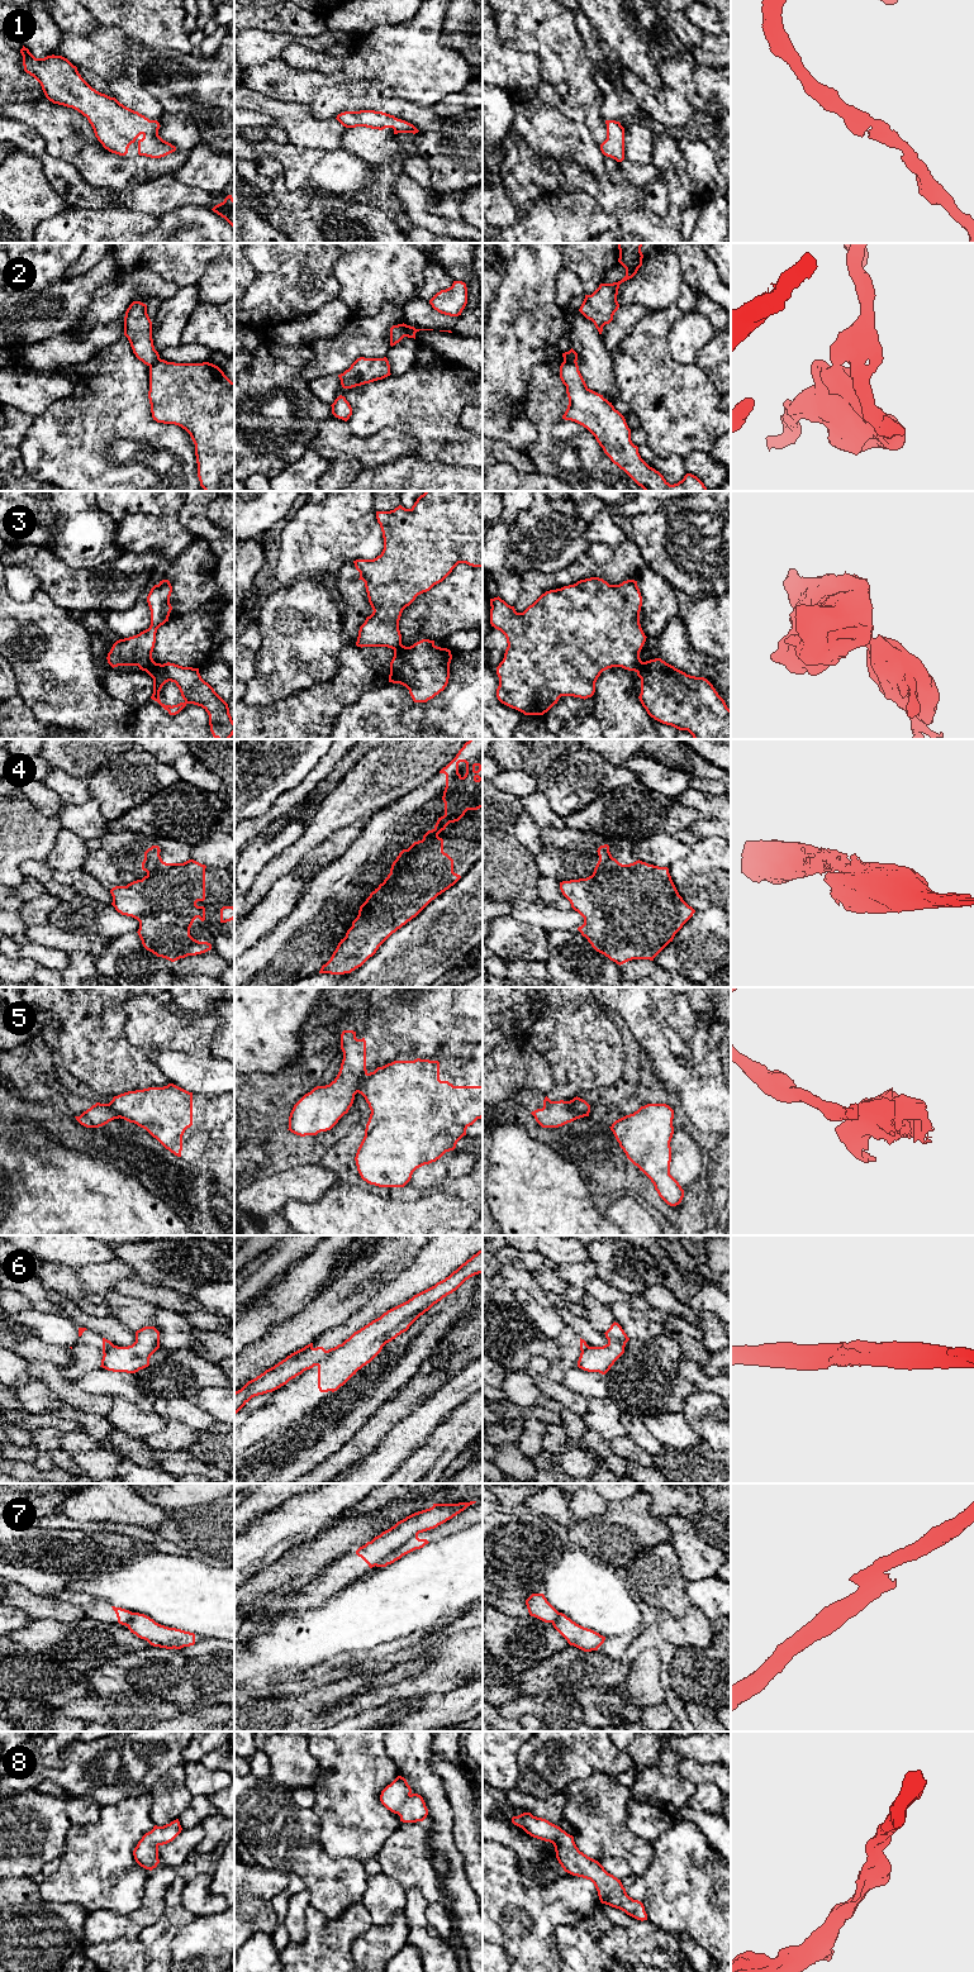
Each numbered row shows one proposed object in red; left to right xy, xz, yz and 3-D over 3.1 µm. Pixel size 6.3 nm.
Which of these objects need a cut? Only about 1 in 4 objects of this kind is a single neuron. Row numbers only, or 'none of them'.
2, 3, 4, 5, 6, 7

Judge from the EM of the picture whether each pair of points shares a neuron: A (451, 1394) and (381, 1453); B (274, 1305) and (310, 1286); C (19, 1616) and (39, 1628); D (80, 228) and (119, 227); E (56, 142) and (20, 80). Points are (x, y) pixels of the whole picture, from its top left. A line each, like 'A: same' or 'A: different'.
A: same
B: same
C: different
D: same
E: different

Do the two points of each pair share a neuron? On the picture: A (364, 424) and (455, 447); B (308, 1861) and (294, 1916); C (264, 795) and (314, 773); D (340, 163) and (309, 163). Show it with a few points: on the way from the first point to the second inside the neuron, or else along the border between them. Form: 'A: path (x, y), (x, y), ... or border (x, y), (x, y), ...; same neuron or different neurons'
A: path (386, 419), (417, 419), (432, 434); same neuron
B: border (307, 1887), (310, 1895), (310, 1908); different neurons
C: border (324, 755), (300, 781), (281, 795); different neurons
D: path (332, 165), (317, 165); same neuron

